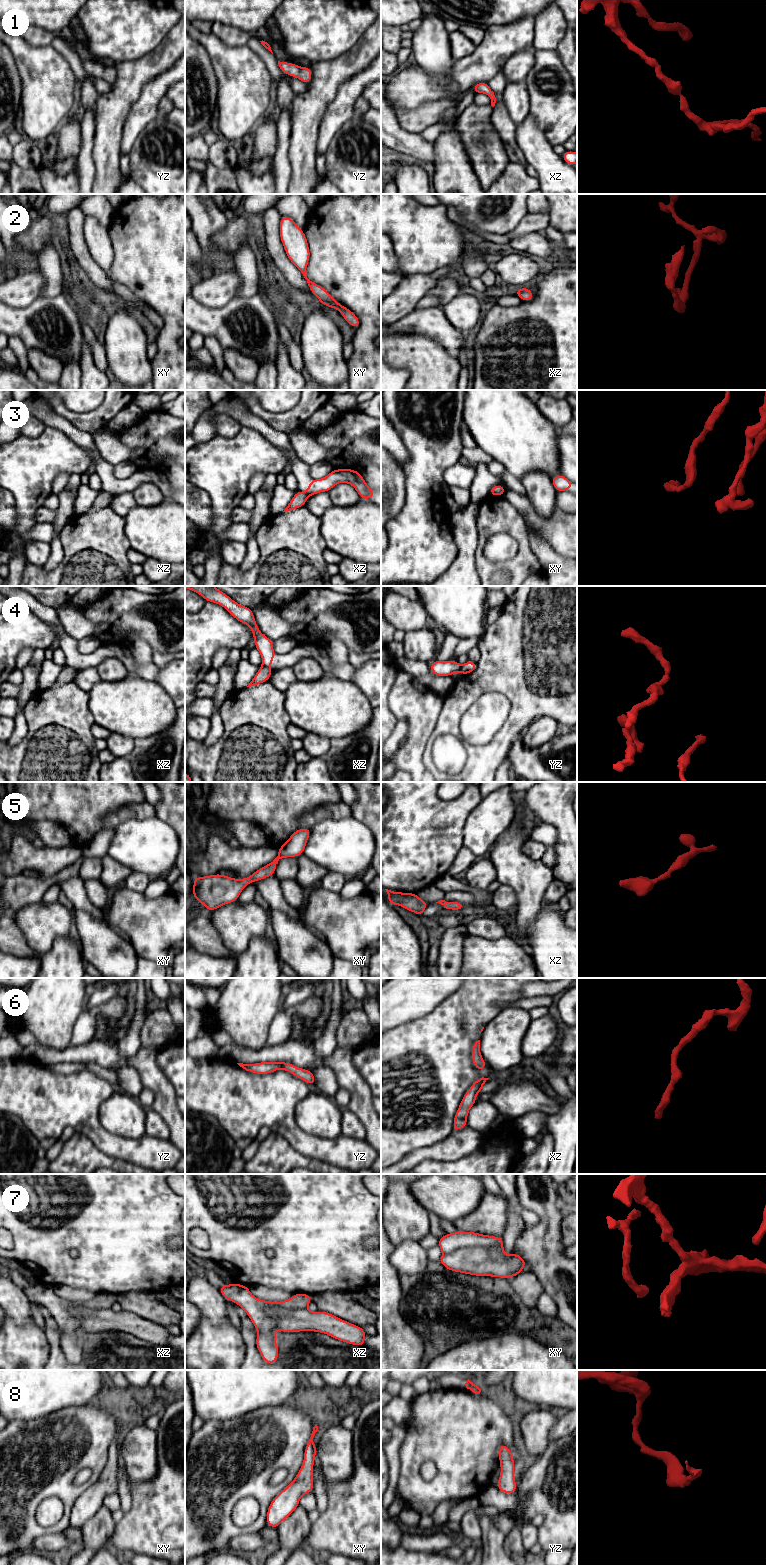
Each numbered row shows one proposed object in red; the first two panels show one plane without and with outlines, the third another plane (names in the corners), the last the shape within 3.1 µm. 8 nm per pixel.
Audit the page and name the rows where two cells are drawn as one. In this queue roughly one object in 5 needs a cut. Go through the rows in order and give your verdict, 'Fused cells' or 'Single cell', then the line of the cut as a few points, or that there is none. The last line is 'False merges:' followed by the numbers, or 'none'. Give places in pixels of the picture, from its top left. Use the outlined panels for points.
1: Single cell. No split
2: Single cell. No split
3: Fused cells. Split along xz (305, 493), (309, 495)
4: Fused cells. Split along xz (262, 664), (269, 668)
5: Single cell. No split
6: Single cell. No split
7: Fused cells. Split along xy (502, 1243), (491, 1246), (461, 1247), (444, 1254)
8: Single cell. No split
False merges: 3, 4, 7

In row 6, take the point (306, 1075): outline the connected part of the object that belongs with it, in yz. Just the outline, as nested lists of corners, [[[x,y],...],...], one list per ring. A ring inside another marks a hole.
[[[259,1062],[254,1064],[243,1064],[243,1063],[237,1063],[237,1064],[246,1071],[255,1074],[269,1074],[276,1070],[283,1069],[293,1074],[295,1077],[302,1079],[307,1084],[315,1085],[316,1083],[313,1071],[298,1068],[290,1062]]]

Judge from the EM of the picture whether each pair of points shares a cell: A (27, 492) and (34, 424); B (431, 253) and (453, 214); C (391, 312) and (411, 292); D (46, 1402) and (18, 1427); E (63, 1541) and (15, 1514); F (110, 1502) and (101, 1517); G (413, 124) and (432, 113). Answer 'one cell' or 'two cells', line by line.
A: two cells
B: two cells
C: one cell
D: two cells
E: two cells
F: two cells
G: one cell

